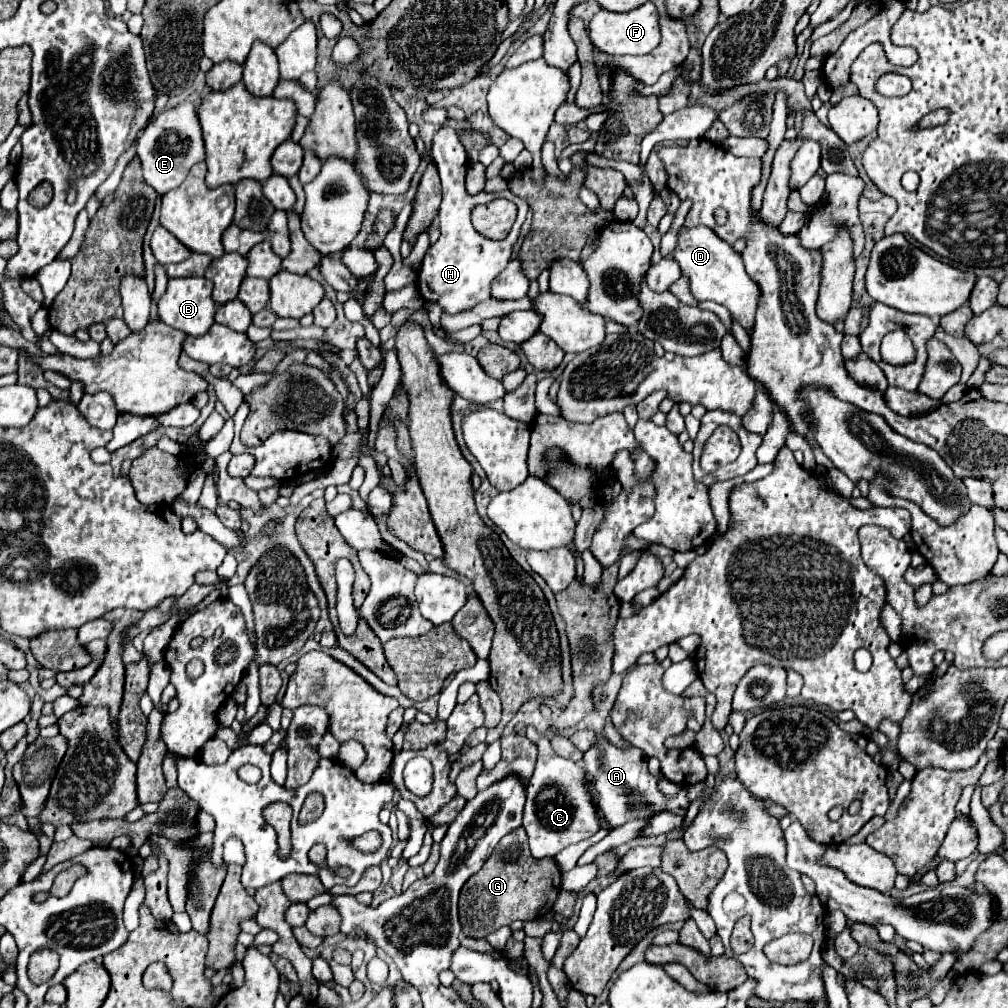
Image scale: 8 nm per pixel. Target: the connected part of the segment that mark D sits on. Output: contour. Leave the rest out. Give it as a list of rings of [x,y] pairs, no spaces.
[[[680,228],[678,232],[678,244],[672,252],[672,258],[680,264],[682,274],[690,282],[690,294],[702,302],[702,300],[714,300],[730,310],[730,314],[748,330],[754,328],[754,314],[760,298],[758,284],[746,274],[742,256],[724,240],[720,240],[710,228],[702,232],[704,228]]]

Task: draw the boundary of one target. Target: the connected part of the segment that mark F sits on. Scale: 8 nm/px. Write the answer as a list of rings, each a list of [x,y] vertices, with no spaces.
[[[646,2],[640,8],[624,12],[624,14],[600,10],[590,20],[588,36],[590,36],[592,44],[594,44],[594,48],[604,52],[604,54],[646,54],[652,48],[656,48],[658,42],[660,42],[656,6],[652,2]]]

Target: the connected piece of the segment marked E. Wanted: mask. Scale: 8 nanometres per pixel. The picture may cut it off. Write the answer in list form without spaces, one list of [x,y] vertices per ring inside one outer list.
[[[182,102],[172,110],[160,112],[156,120],[148,124],[144,136],[138,140],[138,156],[142,162],[146,184],[150,184],[160,196],[178,188],[186,180],[190,166],[204,160],[204,142],[194,104]]]

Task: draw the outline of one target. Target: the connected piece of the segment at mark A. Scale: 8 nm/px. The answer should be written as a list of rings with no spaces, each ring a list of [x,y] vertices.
[[[598,736],[598,742],[592,746],[592,750],[588,750],[584,754],[582,762],[584,762],[586,774],[596,784],[596,792],[600,798],[600,810],[612,828],[622,826],[624,822],[630,822],[634,818],[648,818],[650,814],[660,814],[664,810],[670,810],[678,816],[686,816],[686,810],[690,804],[686,798],[686,792],[680,790],[680,794],[676,798],[666,800],[658,790],[660,778],[656,778],[648,772],[646,756],[642,750],[638,750],[638,748],[620,750],[614,744],[610,744],[604,736]]]

